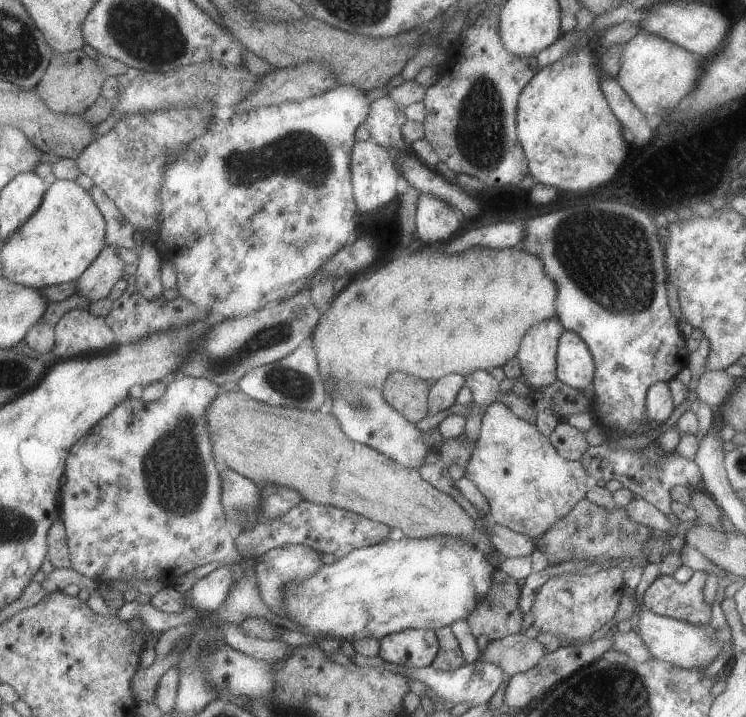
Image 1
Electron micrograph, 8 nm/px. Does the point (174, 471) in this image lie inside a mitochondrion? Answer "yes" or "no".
yes

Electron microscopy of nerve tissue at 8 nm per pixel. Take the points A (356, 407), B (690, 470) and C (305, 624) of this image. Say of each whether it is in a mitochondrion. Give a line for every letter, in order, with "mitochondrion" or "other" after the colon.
A: mitochondrion
B: other
C: other

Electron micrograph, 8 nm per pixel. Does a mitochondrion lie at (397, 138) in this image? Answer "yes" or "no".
no

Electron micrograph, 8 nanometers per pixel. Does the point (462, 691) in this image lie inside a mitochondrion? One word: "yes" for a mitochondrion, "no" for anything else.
no

